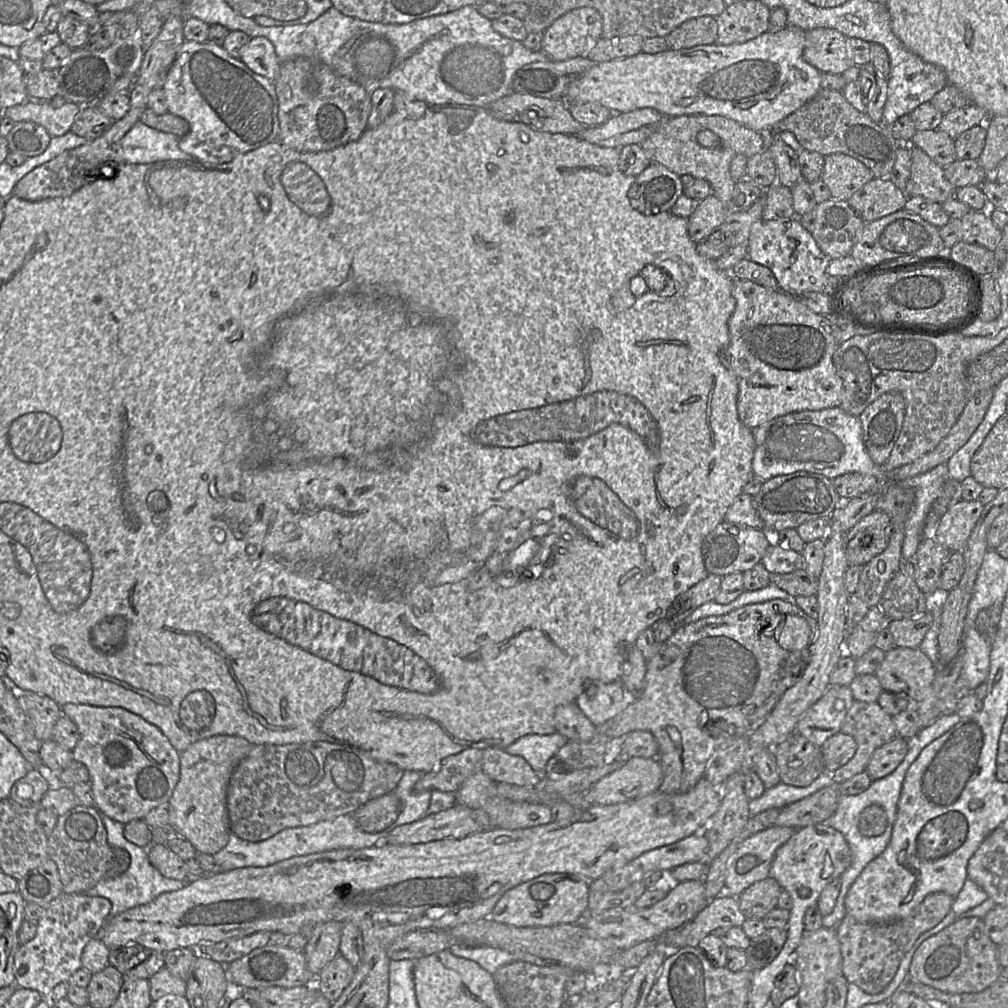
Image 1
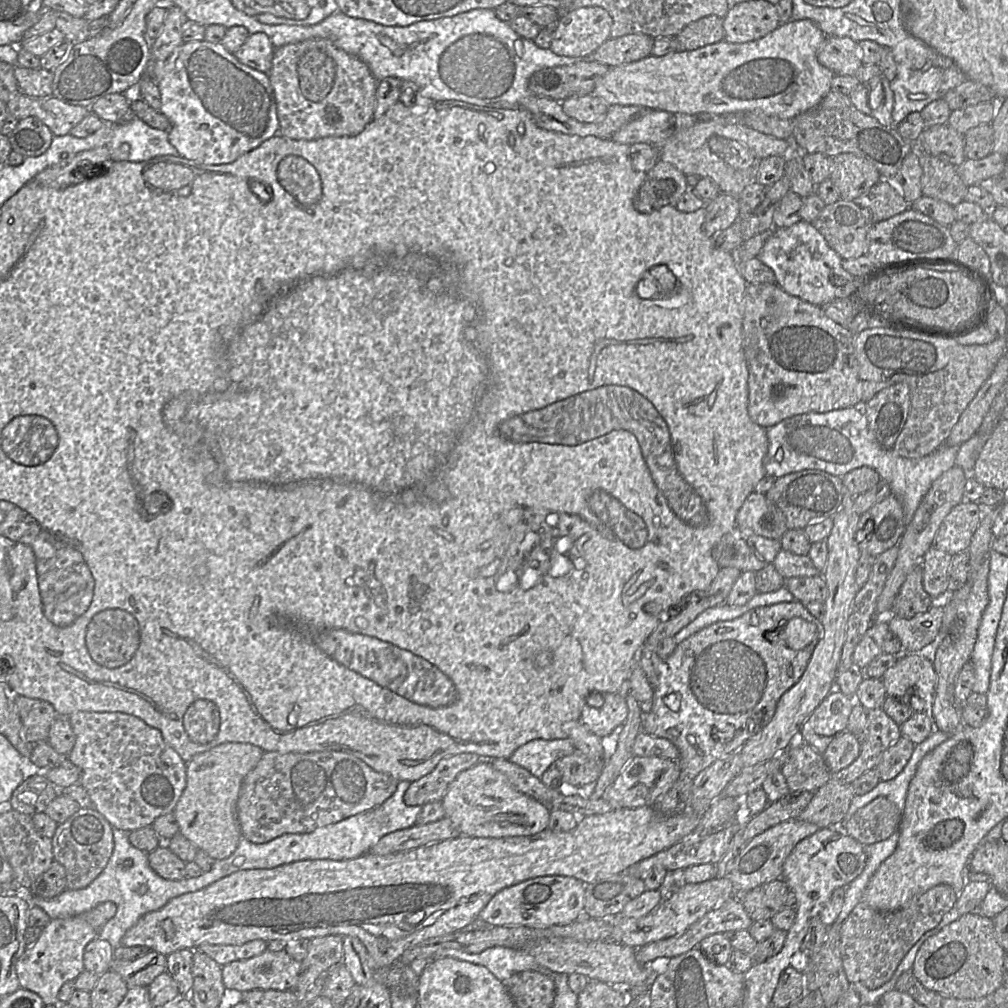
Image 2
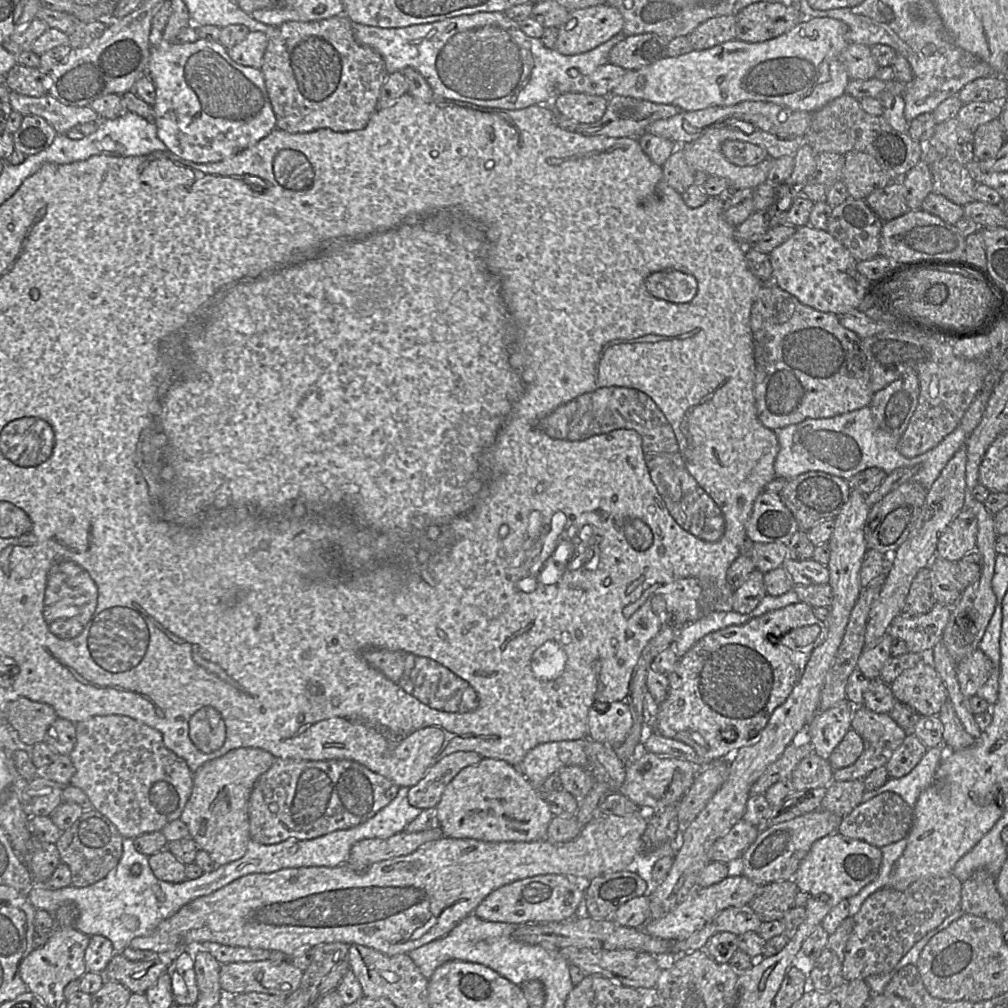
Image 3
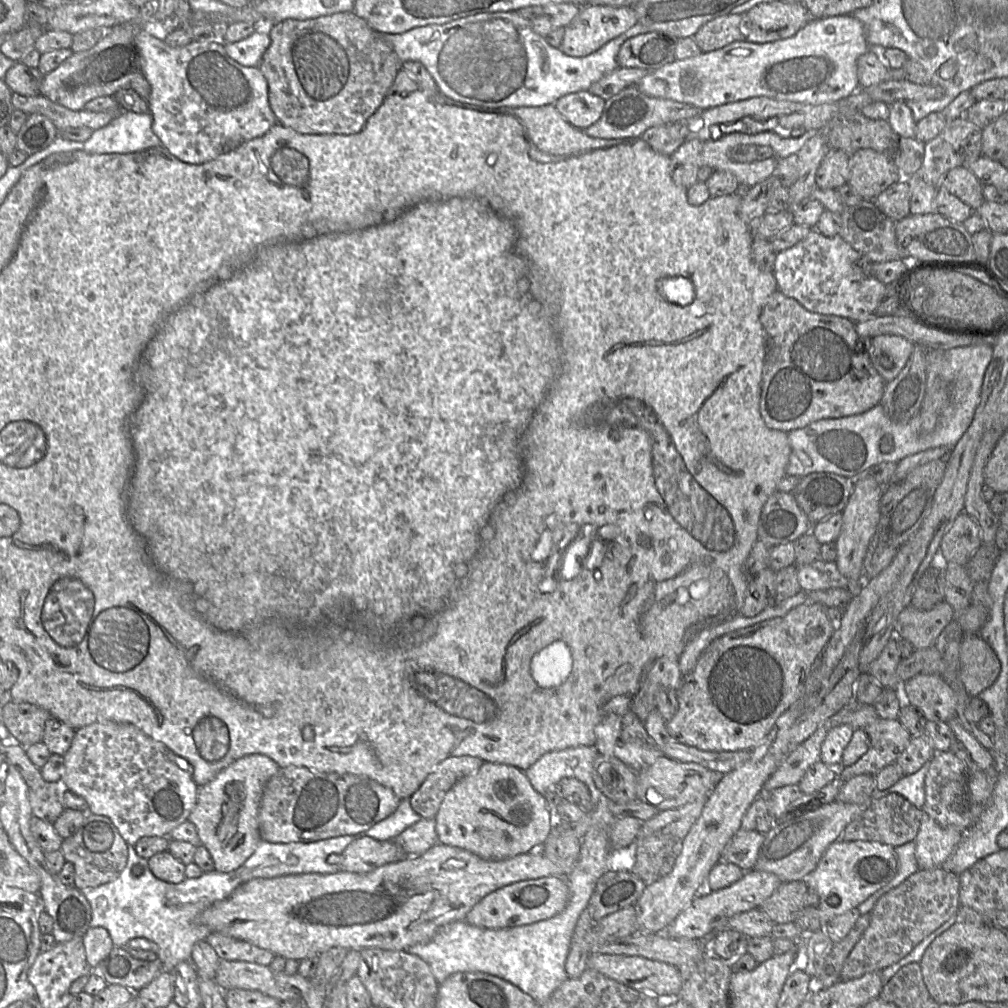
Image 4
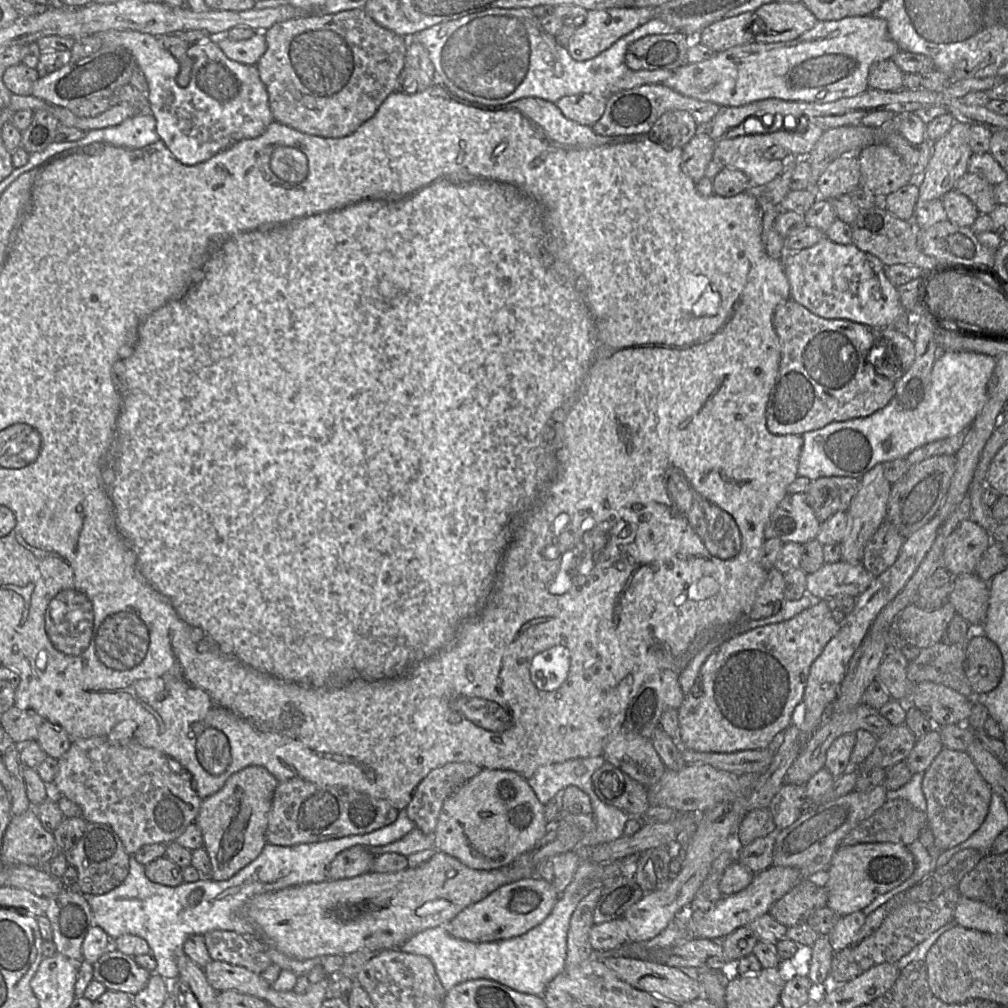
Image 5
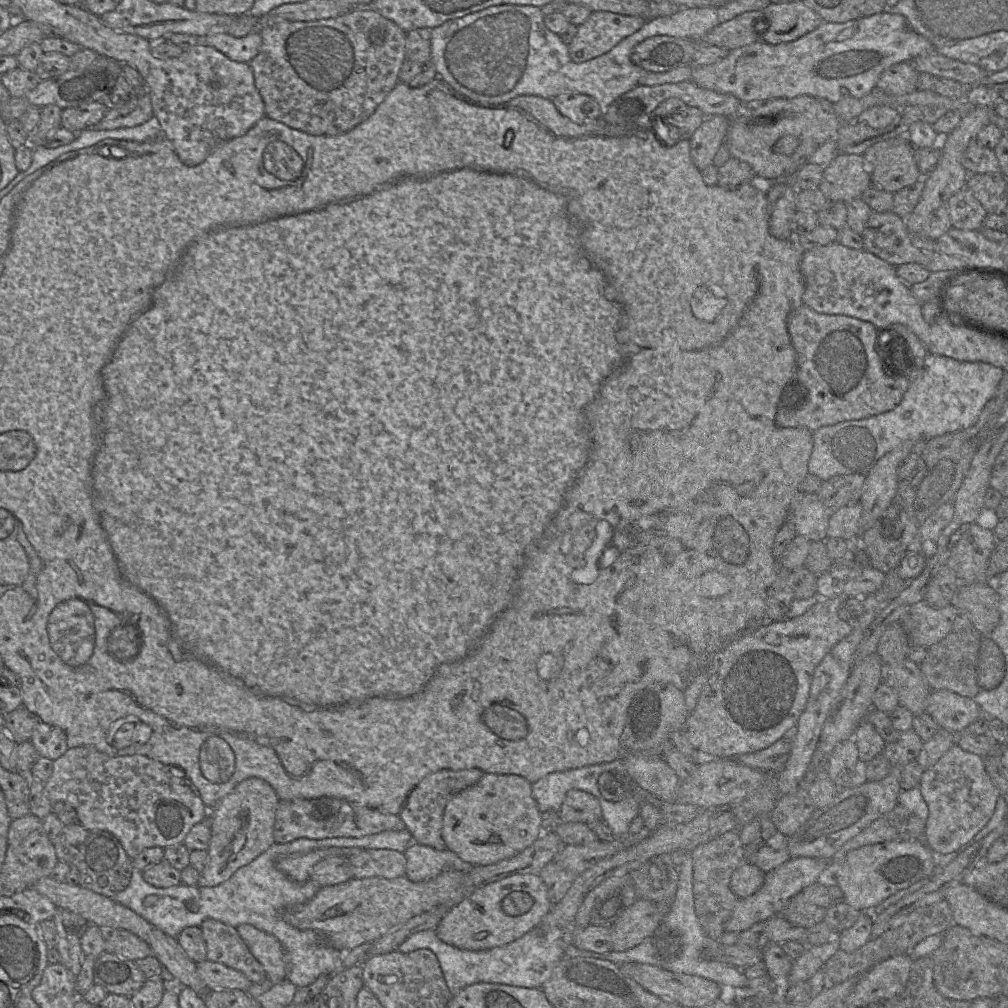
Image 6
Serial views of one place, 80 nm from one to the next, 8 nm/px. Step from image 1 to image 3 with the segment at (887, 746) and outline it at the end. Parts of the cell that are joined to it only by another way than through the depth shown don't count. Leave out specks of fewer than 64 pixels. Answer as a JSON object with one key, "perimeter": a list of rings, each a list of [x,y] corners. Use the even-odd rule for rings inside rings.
{"perimeter":[[[907,734],[885,764],[890,779],[908,774],[922,759],[927,747],[913,734]]]}

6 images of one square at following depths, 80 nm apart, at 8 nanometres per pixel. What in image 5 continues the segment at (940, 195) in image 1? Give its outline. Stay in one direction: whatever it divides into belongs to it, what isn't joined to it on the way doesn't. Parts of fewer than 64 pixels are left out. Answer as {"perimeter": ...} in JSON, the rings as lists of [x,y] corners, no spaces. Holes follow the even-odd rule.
{"perimeter":[[[966,172],[956,182],[954,189],[966,195],[980,214],[989,214],[997,206],[994,185],[977,174]]]}

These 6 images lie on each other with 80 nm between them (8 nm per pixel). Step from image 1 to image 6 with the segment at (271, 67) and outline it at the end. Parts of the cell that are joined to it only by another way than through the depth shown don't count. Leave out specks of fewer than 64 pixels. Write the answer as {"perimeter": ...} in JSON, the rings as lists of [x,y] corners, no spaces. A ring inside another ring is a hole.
{"perimeter":[[[258,30],[244,37],[234,37],[220,31],[208,34],[201,42],[216,48],[233,61],[250,63],[260,51],[261,35]]]}

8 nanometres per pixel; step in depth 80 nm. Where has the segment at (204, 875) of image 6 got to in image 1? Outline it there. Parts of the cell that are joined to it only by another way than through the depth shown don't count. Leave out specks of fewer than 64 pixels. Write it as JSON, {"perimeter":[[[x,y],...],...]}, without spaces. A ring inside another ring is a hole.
{"perimeter":[[[216,735],[198,740],[180,753],[180,778],[168,802],[169,831],[187,839],[197,853],[214,855],[227,845],[231,834],[227,788],[234,769],[252,747],[245,738]]]}

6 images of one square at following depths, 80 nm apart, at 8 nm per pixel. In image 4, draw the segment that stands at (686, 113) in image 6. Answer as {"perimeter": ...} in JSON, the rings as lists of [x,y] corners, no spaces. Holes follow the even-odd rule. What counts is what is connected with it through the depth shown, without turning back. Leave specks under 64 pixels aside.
{"perimeter":[[[676,121],[647,129],[640,137],[656,152],[670,156],[686,141],[687,129]]]}

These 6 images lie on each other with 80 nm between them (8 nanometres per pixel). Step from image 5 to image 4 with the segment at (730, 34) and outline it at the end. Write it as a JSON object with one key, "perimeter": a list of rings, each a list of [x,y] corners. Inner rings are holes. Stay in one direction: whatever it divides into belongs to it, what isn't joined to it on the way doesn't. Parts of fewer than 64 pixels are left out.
{"perimeter":[[[728,14],[703,25],[693,36],[702,52],[721,49],[733,42],[745,40],[740,30],[742,15]]]}

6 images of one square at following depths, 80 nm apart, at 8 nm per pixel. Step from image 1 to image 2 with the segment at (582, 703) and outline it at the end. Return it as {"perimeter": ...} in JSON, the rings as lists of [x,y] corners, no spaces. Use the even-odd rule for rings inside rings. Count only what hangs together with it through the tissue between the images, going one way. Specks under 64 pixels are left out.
{"perimeter":[[[624,690],[619,693],[602,695],[604,698],[603,705],[596,708],[586,704],[580,717],[580,722],[600,738],[617,731],[628,715]]]}

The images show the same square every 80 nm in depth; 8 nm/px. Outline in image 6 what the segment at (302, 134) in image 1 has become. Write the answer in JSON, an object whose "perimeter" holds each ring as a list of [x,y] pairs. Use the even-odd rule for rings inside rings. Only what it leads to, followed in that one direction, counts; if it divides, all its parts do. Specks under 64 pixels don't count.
{"perimeter":[[[358,7],[337,17],[312,21],[265,21],[258,31],[261,35],[261,48],[249,65],[253,71],[255,86],[264,102],[265,116],[311,135],[340,135],[366,120],[399,82],[399,71],[406,59],[407,32],[370,7]]]}

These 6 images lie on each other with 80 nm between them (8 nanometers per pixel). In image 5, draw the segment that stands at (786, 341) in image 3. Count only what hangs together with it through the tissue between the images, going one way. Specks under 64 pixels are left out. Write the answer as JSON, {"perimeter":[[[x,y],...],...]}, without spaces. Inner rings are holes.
{"perimeter":[[[788,299],[776,308],[773,315],[773,326],[780,344],[780,363],[766,405],[766,425],[771,433],[775,435],[802,435],[806,432],[820,429],[832,422],[866,417],[885,407],[894,398],[895,381],[879,375],[869,361],[869,351],[874,343],[874,330],[869,326],[847,319],[826,319],[820,317],[792,299]]]}

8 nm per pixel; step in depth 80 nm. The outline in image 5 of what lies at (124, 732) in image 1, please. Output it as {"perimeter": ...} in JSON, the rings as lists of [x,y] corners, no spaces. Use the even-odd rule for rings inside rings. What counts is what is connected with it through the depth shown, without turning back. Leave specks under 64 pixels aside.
{"perimeter":[[[101,736],[71,742],[69,749],[58,759],[58,771],[50,788],[52,795],[65,796],[78,804],[82,809],[82,817],[86,822],[109,824],[120,837],[129,855],[134,855],[143,845],[153,843],[169,844],[175,841],[186,830],[187,826],[195,821],[203,800],[196,793],[190,774],[177,761],[165,756],[156,749],[143,747],[137,742],[120,745]]]}

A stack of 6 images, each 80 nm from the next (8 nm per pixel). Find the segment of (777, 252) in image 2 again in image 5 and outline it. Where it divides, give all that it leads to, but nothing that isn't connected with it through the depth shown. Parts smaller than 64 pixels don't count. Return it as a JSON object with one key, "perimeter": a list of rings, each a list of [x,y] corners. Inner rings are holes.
{"perimeter":[[[823,238],[809,248],[786,252],[782,263],[790,285],[790,299],[815,315],[826,319],[851,320],[874,330],[894,325],[900,316],[907,313],[900,303],[897,288],[885,275],[885,265],[882,261],[870,253],[861,251],[854,244],[843,245]]]}

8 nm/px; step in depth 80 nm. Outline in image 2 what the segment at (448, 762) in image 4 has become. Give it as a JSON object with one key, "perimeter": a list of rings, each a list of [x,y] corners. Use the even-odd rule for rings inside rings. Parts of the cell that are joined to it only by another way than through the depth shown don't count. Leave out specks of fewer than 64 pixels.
{"perimeter":[[[460,753],[442,759],[430,773],[410,784],[403,796],[405,804],[424,806],[431,802],[441,802],[457,775],[481,760],[482,758],[474,753]]]}

